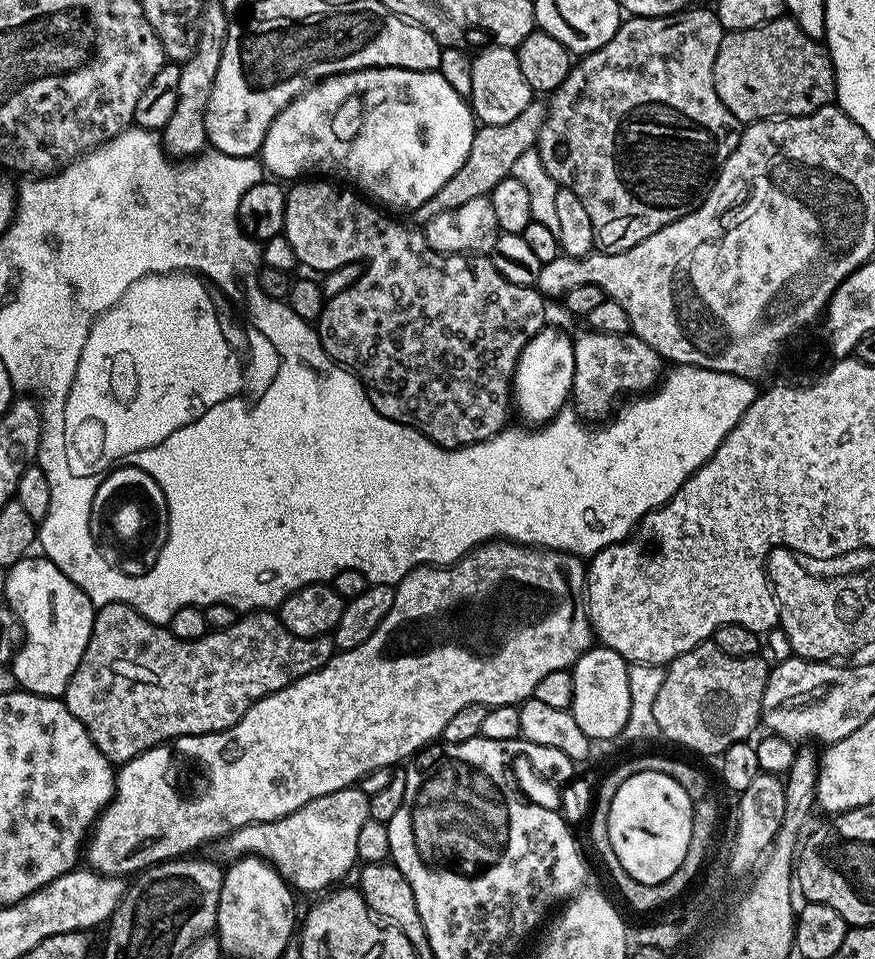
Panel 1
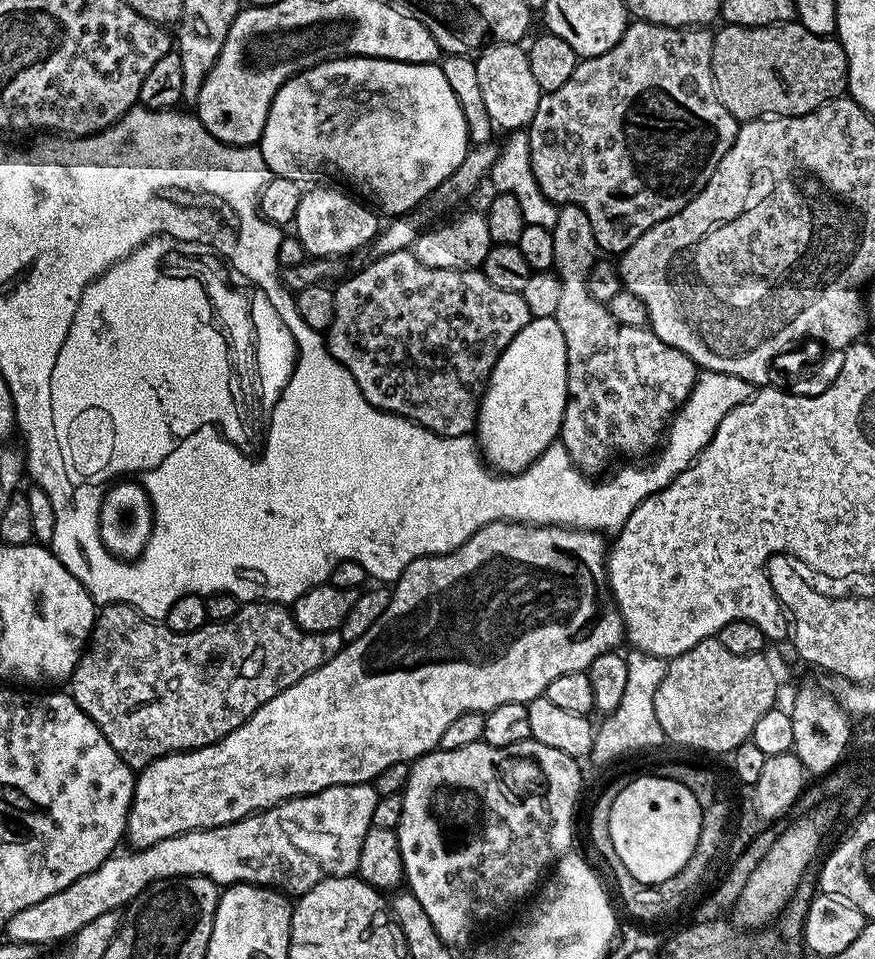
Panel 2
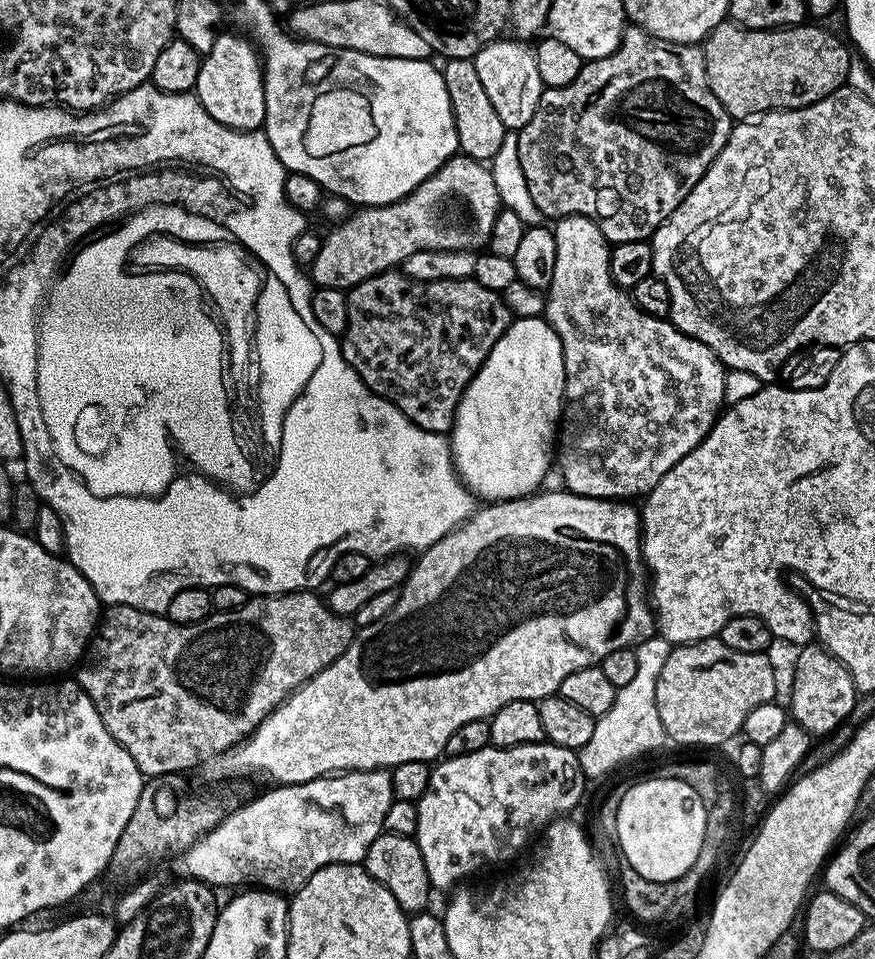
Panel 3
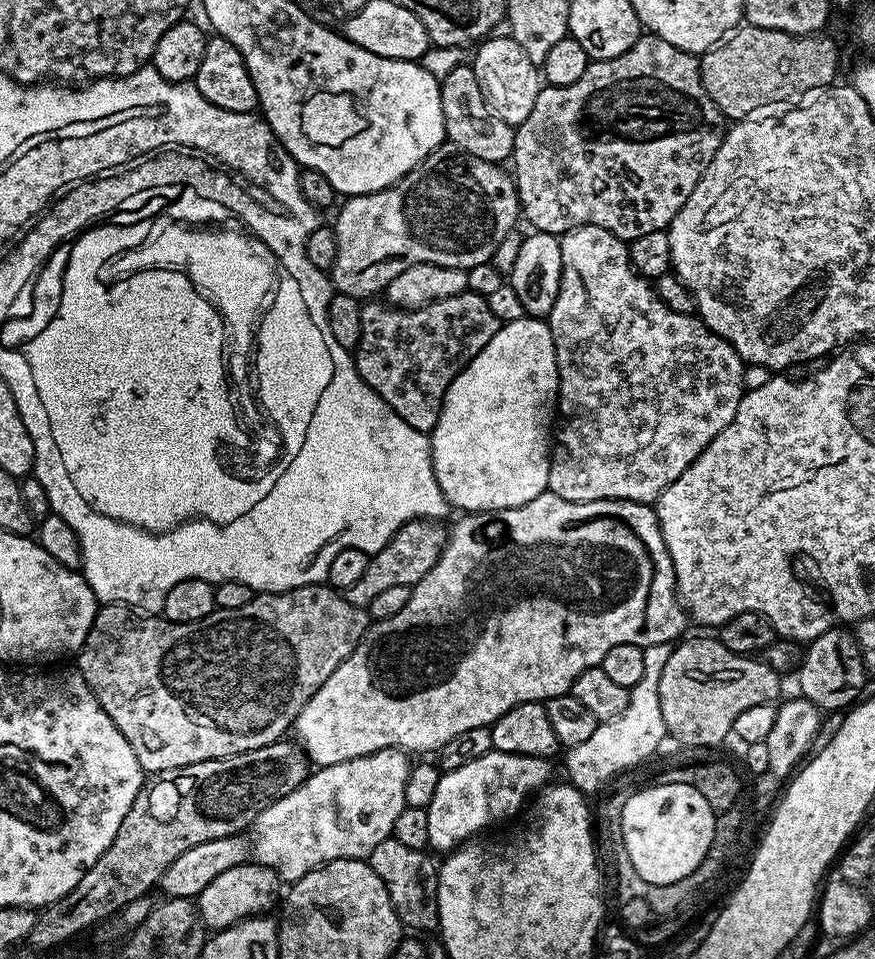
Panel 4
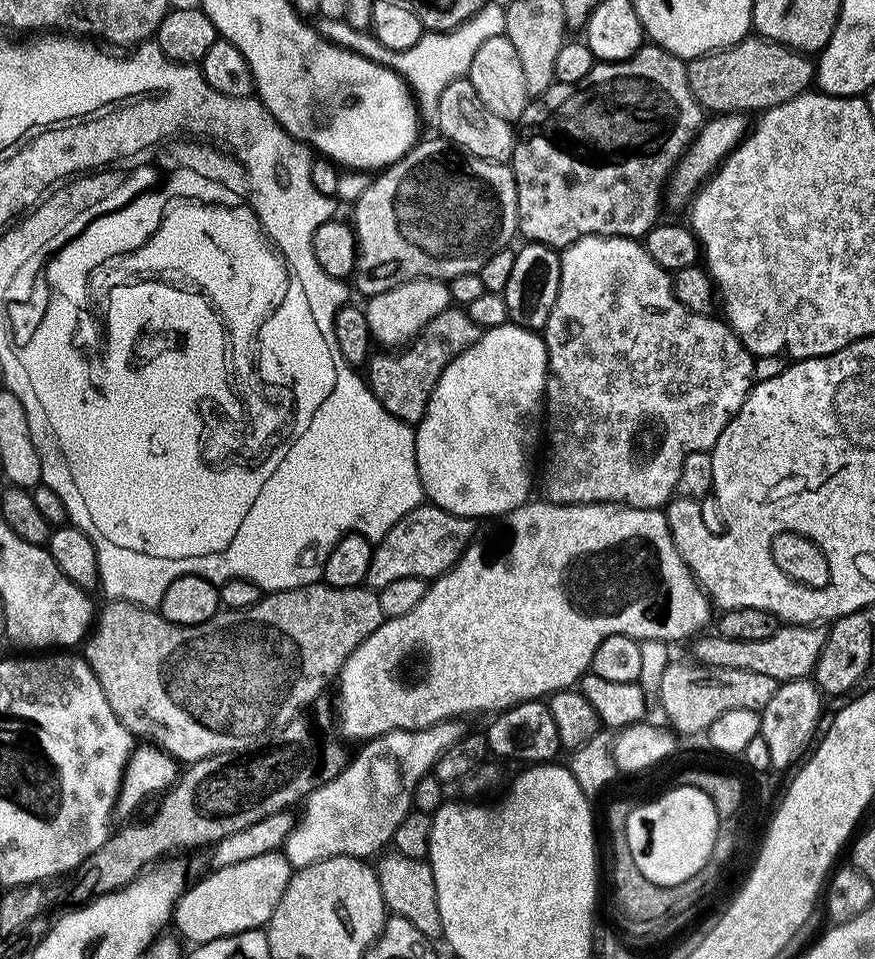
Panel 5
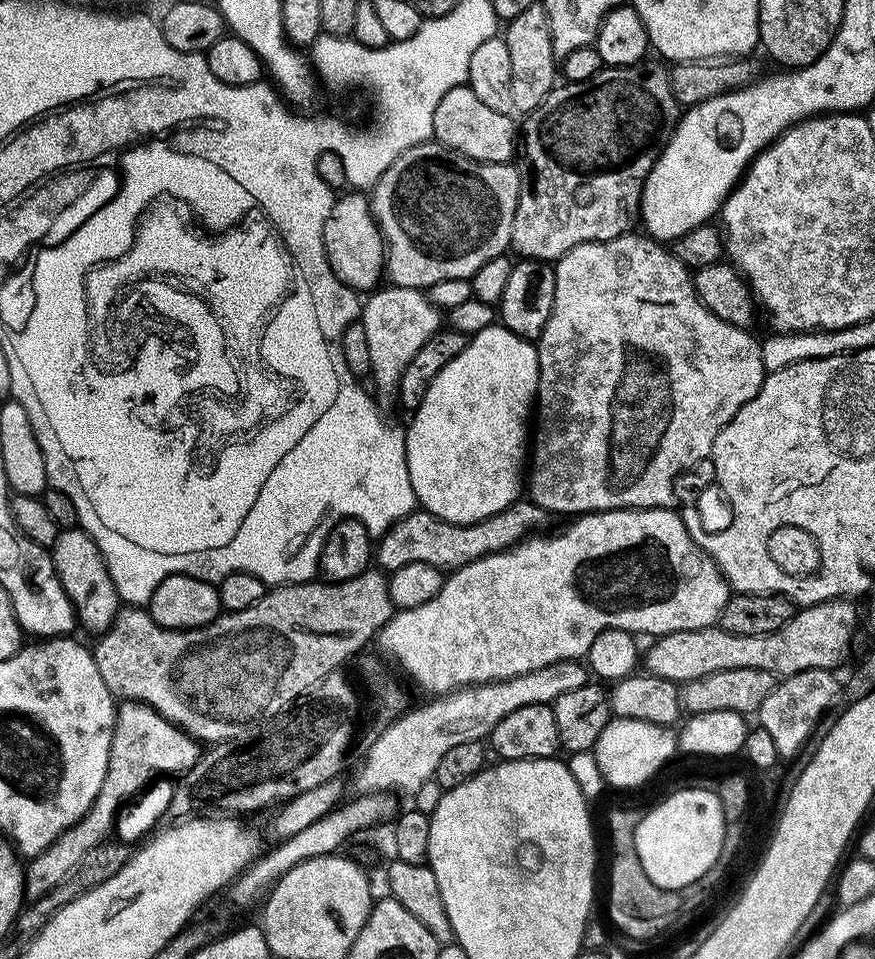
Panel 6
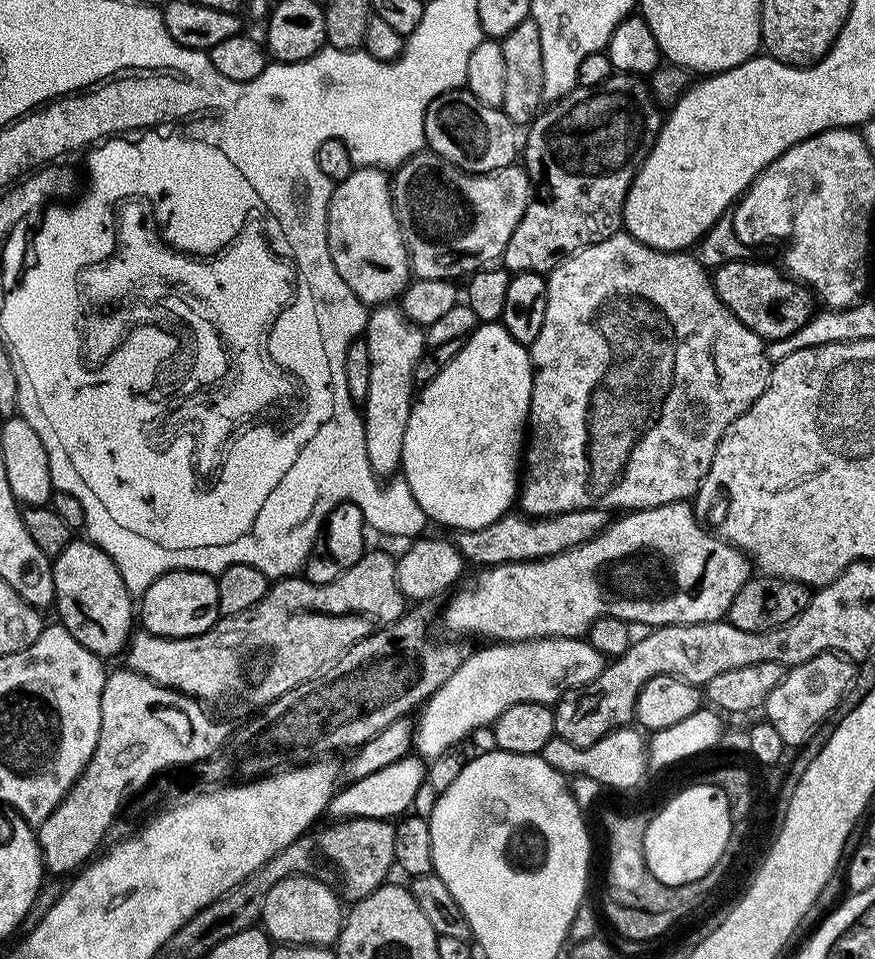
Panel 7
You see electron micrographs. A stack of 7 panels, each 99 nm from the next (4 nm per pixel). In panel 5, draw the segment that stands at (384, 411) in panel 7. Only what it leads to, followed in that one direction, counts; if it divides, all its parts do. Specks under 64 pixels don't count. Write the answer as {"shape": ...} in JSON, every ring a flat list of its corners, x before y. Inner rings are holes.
{"shape":[[429,276,407,280,377,296,367,297,363,305,366,322,372,331,372,339,380,346,403,346,415,338,442,310,453,307,451,287,445,281]]}

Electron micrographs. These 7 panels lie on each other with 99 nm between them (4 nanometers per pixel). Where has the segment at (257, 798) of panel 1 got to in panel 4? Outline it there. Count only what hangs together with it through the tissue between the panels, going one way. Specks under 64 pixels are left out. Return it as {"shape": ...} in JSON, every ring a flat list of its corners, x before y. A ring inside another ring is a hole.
{"shape":[[546,491,526,502,526,506,503,508,497,512,469,512,461,517,456,525,451,525,448,540,430,574,411,585,410,602,406,602,406,606,402,606,394,618,369,623,367,634,362,637,350,658,346,658,346,662,342,662,342,666,338,666,338,670,334,670,334,674,322,682,310,702,306,702,303,710,296,715,295,739,313,765,346,762,387,748,398,748,409,754,435,753,446,742,450,742,454,734,474,730,474,726,489,727,514,706,531,700,547,702,552,696,571,693,578,674,588,668,599,668,602,658,606,658,606,653,614,646,633,644,646,649,658,643,671,645,685,635,686,612,676,591,674,566,652,504,635,504,629,500,566,502,553,492]]}

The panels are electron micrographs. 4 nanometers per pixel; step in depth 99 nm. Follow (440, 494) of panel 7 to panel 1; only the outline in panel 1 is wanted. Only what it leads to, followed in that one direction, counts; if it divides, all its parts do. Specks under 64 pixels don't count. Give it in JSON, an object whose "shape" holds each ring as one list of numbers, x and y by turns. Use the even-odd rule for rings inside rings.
{"shape":[[546,326,522,350,522,354,516,363,516,373,512,375,512,390,510,393,511,403,520,411,520,416,524,420,529,420,529,425,540,426,552,419,557,412,561,411,569,403,572,395,572,383,574,382,574,346,573,337,567,336,560,328]]}

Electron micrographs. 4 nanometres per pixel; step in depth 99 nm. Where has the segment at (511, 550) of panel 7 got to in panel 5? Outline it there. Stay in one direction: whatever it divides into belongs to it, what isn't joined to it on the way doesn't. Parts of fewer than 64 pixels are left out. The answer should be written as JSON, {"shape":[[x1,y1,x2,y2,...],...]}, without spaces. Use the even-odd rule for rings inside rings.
{"shape":[[422,502,398,518,390,526,382,539,375,541,370,558,370,570,366,581,367,587,379,590,398,582,398,578,418,578,431,582,442,573,450,571,460,560,460,555,468,549,469,544,477,539,477,521,447,512,431,502]]}

